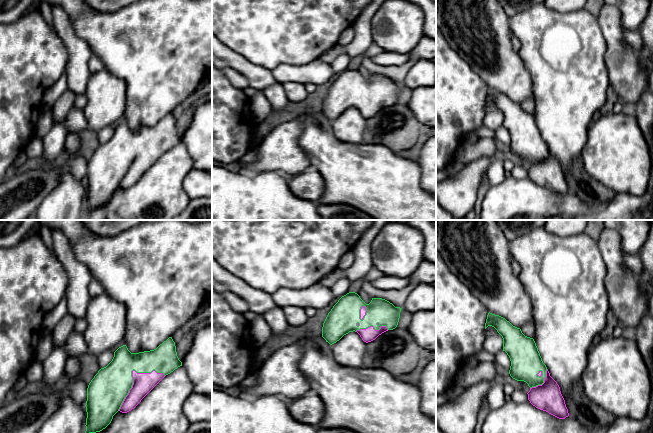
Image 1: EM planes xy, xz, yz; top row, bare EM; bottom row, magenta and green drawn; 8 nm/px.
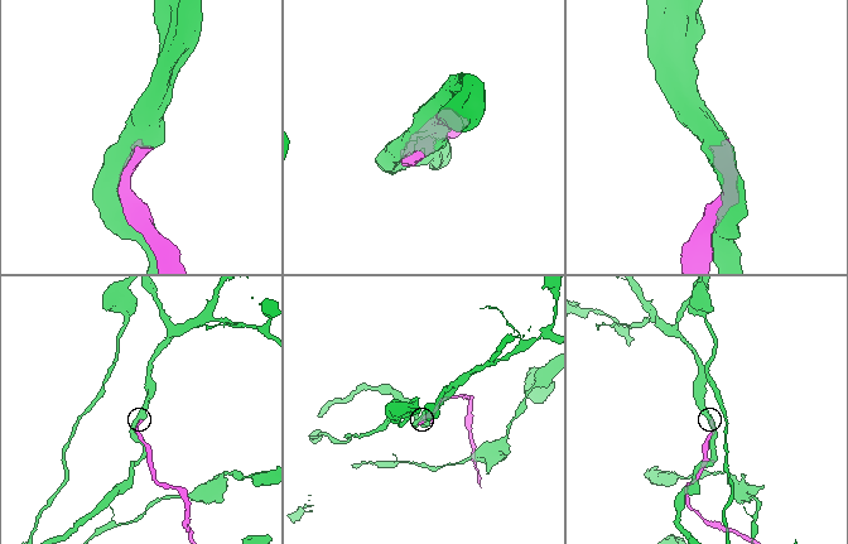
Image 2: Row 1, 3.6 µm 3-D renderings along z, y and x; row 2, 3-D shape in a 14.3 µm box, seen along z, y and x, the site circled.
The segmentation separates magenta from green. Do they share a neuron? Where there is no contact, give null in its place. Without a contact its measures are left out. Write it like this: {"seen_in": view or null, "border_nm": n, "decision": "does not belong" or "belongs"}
{"seen_in": "xy", "border_nm": 480, "decision": "belongs"}

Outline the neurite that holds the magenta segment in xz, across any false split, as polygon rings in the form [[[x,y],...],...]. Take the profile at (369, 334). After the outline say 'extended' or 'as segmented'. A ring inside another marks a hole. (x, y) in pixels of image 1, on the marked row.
[[[349,292],[342,296],[328,313],[323,323],[322,337],[332,345],[344,335],[355,331],[364,342],[371,342],[382,333],[397,327],[401,309],[382,298],[372,298],[371,302],[366,304],[357,293]]]; extended

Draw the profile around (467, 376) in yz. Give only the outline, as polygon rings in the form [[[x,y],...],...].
[[[480,362],[473,368],[464,363],[456,375],[455,384],[468,388],[480,381],[495,380],[499,371],[495,362]]]

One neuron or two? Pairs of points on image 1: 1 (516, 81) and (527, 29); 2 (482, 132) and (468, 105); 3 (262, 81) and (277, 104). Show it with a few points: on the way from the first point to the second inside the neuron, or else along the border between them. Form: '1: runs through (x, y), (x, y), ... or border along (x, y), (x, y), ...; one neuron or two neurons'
1: border along (517, 52), (531, 80); two neurons
2: border along (483, 125), (468, 130), (463, 137); two neurons
3: border along (276, 82), (266, 86), (262, 91); two neurons

